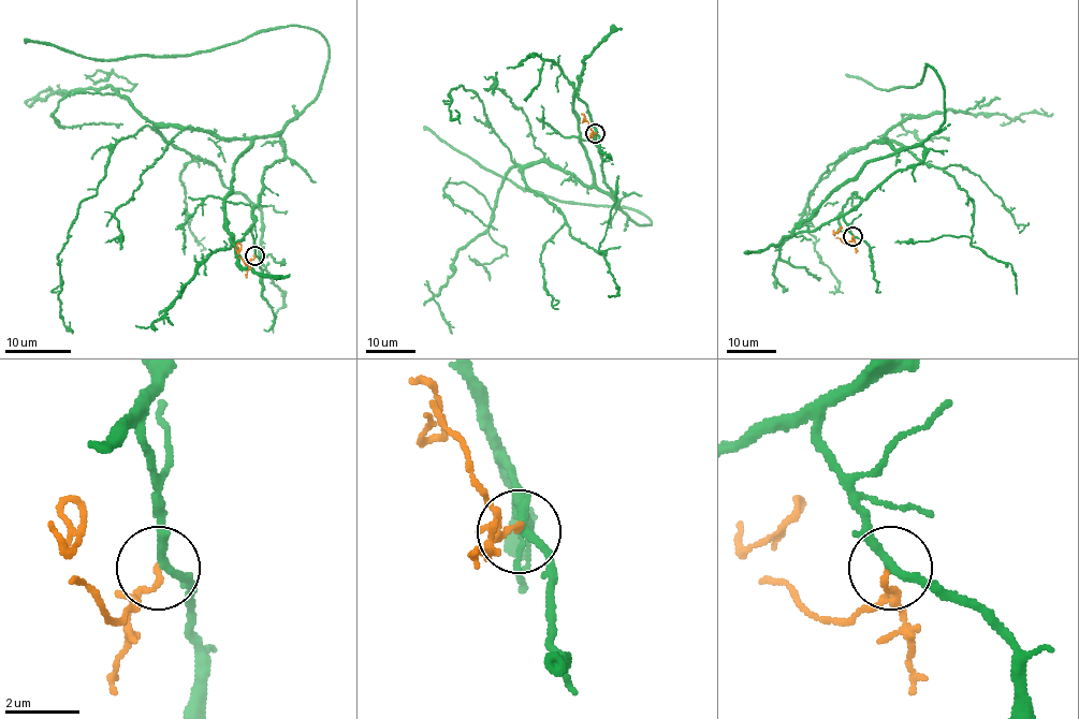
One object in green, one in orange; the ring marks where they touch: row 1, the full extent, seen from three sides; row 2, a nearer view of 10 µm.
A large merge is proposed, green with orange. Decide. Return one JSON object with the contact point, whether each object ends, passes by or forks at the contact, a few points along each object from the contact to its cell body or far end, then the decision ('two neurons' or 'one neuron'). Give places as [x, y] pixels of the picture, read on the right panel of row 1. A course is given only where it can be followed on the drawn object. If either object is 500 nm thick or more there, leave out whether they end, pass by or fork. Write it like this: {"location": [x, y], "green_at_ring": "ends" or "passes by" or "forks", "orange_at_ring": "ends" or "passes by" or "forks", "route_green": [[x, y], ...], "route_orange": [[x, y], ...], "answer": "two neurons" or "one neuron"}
{"location": [853, 236], "green_at_ring": "passes by", "orange_at_ring": "ends", "route_green": [[853, 235], [844, 216], [924, 148], [880, 140], [952, 176], [973, 204], [971, 244], [1010, 264], [1016, 293]], "route_orange": [[853, 235], [844, 243], [834, 234], [842, 226]], "answer": "two neurons"}

